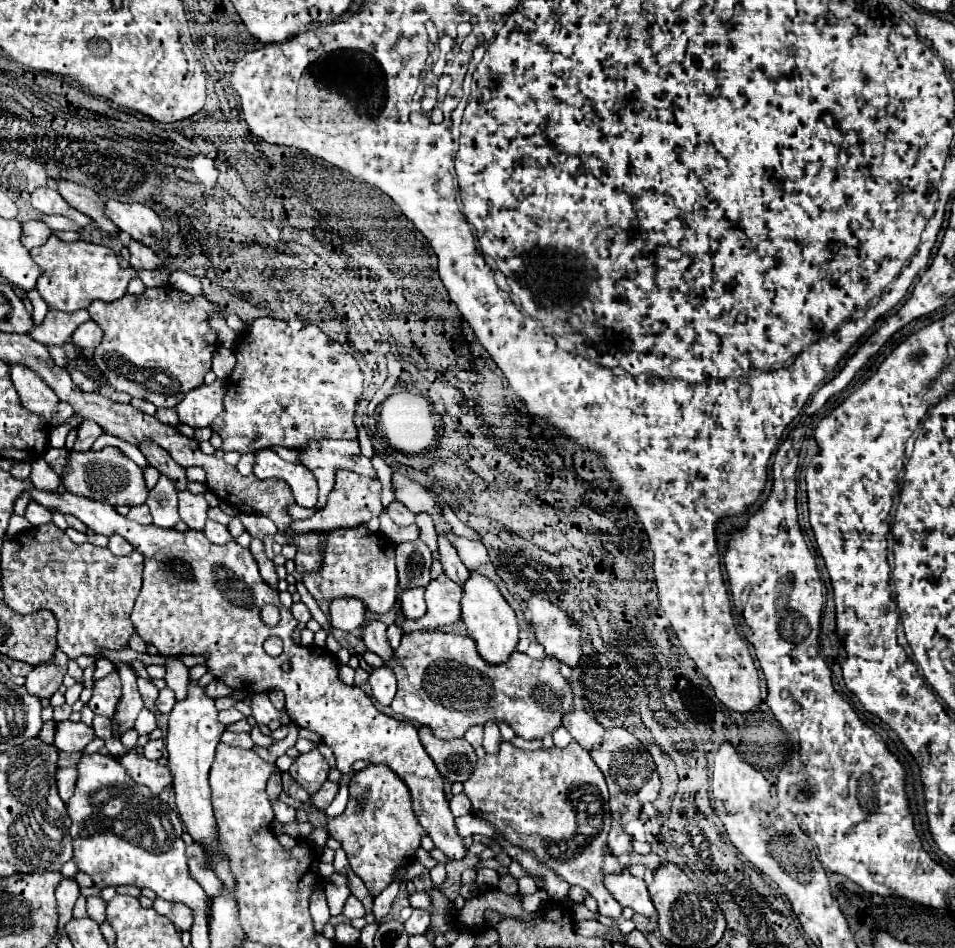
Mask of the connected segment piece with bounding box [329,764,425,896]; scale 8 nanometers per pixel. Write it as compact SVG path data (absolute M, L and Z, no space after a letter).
M369 764L367 768L355 772L349 782L349 794L351 796L345 812L329 822L329 836L341 842L341 848L345 850L353 872L365 882L371 896L379 896L393 882L391 876L395 868L413 860L413 852L419 848L419 840L421 836L425 836L425 830L419 826L415 818L405 782L385 764Z

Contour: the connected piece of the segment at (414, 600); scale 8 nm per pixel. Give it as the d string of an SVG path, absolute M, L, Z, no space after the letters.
M419 588L419 590L403 590L401 608L403 608L405 618L409 618L409 620L421 618L425 614L425 610L427 610L425 600L423 600L423 588Z

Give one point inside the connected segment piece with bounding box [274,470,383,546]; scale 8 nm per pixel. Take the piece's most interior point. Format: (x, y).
(354, 501)

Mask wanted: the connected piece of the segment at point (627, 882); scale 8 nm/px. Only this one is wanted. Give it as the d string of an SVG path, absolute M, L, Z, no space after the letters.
M627 870L621 872L619 876L611 876L607 878L607 888L611 890L611 894L615 896L615 900L625 908L633 908L637 914L643 914L647 918L651 918L655 922L657 912L655 906L649 898L647 886L643 880L631 876Z

